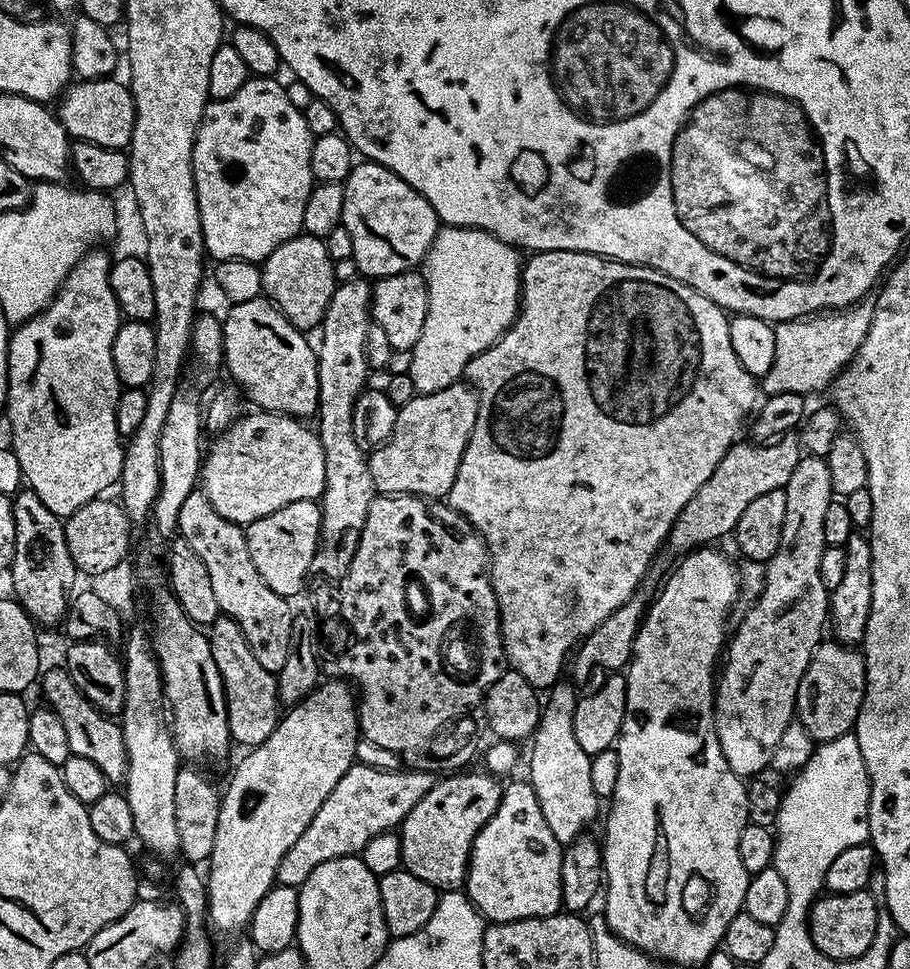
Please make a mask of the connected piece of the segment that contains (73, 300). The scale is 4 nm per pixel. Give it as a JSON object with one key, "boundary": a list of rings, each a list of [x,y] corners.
{"boundary":[[[89,250],[81,260],[76,263],[74,270],[64,280],[64,285],[56,291],[56,297],[48,303],[47,308],[43,308],[34,318],[30,318],[24,324],[19,325],[11,333],[8,342],[8,424],[12,427],[11,447],[16,449],[18,462],[22,466],[24,475],[24,484],[33,492],[42,498],[50,511],[61,518],[73,516],[86,502],[97,499],[108,487],[115,485],[120,479],[120,471],[124,465],[125,445],[120,444],[122,433],[120,431],[120,422],[118,419],[118,409],[120,407],[120,394],[122,385],[118,374],[114,370],[114,334],[118,334],[122,323],[122,313],[118,302],[114,298],[114,290],[110,290],[110,256],[101,250]]]}

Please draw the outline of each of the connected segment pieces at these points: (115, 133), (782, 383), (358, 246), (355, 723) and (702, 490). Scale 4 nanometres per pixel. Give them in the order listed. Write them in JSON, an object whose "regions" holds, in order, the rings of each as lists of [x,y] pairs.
{"regions":[[[[116,78],[80,80],[69,83],[59,97],[58,115],[60,125],[73,141],[94,142],[103,148],[127,149],[132,142],[136,107],[132,89],[127,83],[119,84]]],[[[868,302],[851,304],[848,308],[825,310],[799,320],[786,320],[775,325],[774,366],[762,378],[768,396],[799,392],[820,392],[829,387],[837,374],[846,368],[858,346],[870,330],[873,305]]],[[[371,162],[353,163],[343,186],[342,227],[350,230],[350,238],[354,241],[351,263],[356,264],[357,270],[360,271],[357,273],[368,278],[379,278],[399,272],[410,272],[423,265],[424,257],[432,249],[438,231],[438,221],[430,202],[426,202],[426,198],[422,198],[422,194],[418,194],[414,186],[402,182],[402,178],[398,178],[398,174],[394,174],[386,166]]],[[[328,678],[317,684],[305,700],[291,705],[281,715],[274,734],[266,742],[243,753],[245,756],[237,762],[228,780],[228,789],[223,789],[218,834],[214,834],[214,848],[206,861],[206,920],[215,931],[217,928],[220,932],[236,932],[249,923],[263,896],[277,883],[278,862],[282,862],[286,850],[310,826],[310,818],[326,802],[326,794],[338,786],[338,778],[356,763],[356,743],[361,739],[360,713],[353,689],[343,679]]],[[[785,434],[771,442],[751,442],[744,444],[737,442],[714,466],[714,474],[698,486],[698,494],[682,506],[682,514],[674,522],[674,526],[668,531],[666,548],[679,554],[687,554],[697,548],[715,545],[715,540],[723,536],[731,537],[736,531],[738,518],[742,518],[746,506],[754,502],[761,494],[767,494],[770,490],[784,488],[798,467],[802,455],[800,441],[795,435]]]]}

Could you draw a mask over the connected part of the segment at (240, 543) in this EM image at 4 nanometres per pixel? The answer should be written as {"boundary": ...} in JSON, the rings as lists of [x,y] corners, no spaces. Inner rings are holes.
{"boundary":[[[197,490],[182,502],[176,532],[179,539],[190,542],[191,548],[206,565],[210,587],[218,598],[221,613],[242,626],[242,634],[246,634],[246,642],[250,642],[250,650],[254,658],[258,658],[258,663],[273,674],[279,674],[292,649],[294,608],[288,605],[291,603],[285,597],[274,594],[274,590],[266,586],[262,574],[258,574],[258,566],[254,566],[254,558],[250,558],[250,546],[246,546],[244,528],[222,518],[204,491]]]}

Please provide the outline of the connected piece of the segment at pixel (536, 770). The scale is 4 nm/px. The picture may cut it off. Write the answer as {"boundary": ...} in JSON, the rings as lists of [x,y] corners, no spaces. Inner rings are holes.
{"boundary":[[[557,682],[547,689],[540,721],[530,737],[532,757],[528,760],[526,779],[538,798],[538,806],[542,806],[546,826],[550,826],[554,838],[558,838],[562,846],[567,846],[576,837],[589,831],[588,823],[595,818],[600,804],[602,808],[602,800],[590,782],[592,757],[586,754],[586,750],[582,750],[582,746],[578,746],[578,738],[574,734],[574,710],[578,692],[564,683]]]}

